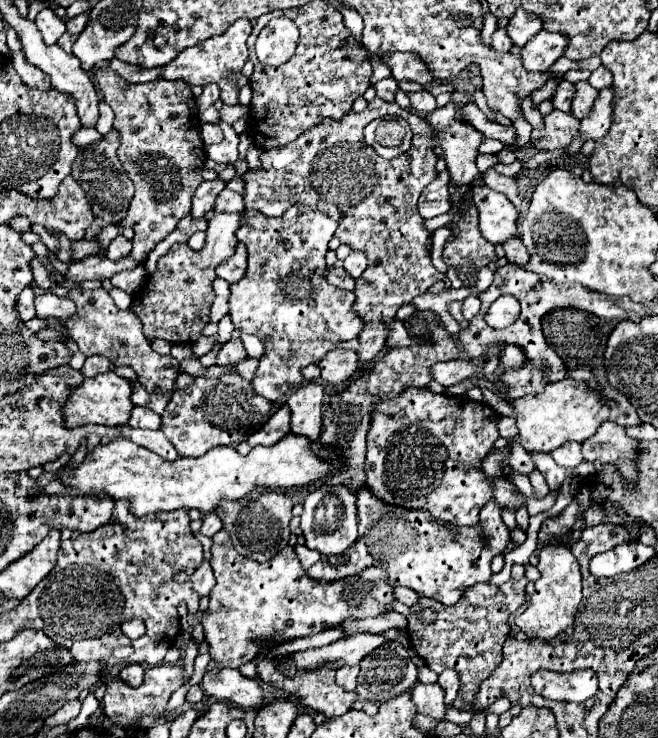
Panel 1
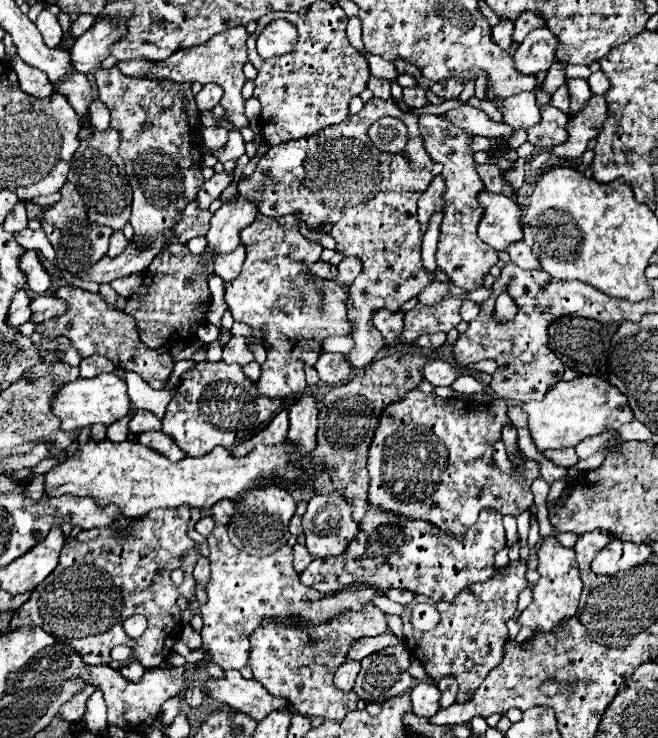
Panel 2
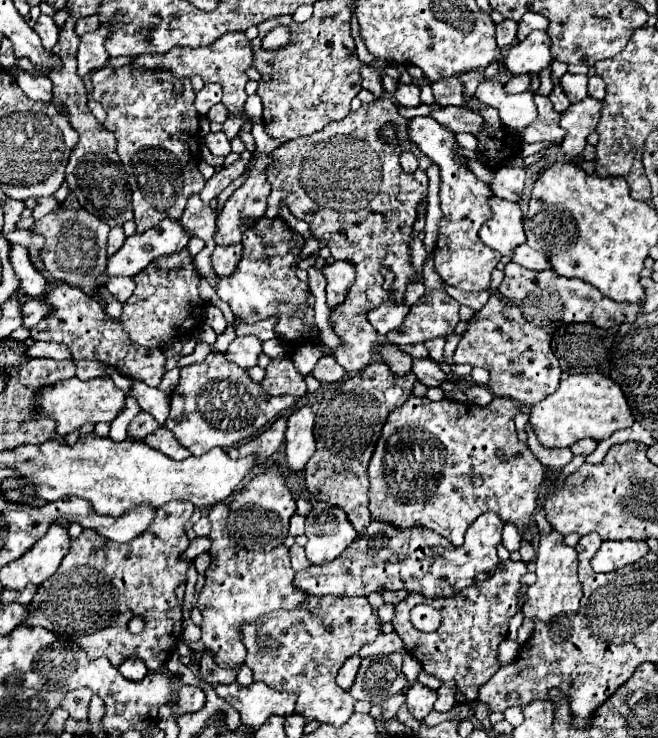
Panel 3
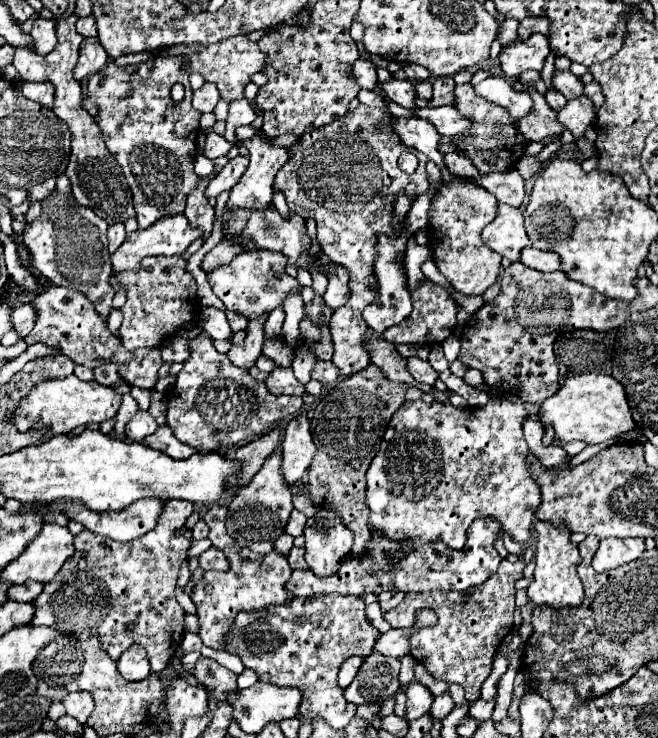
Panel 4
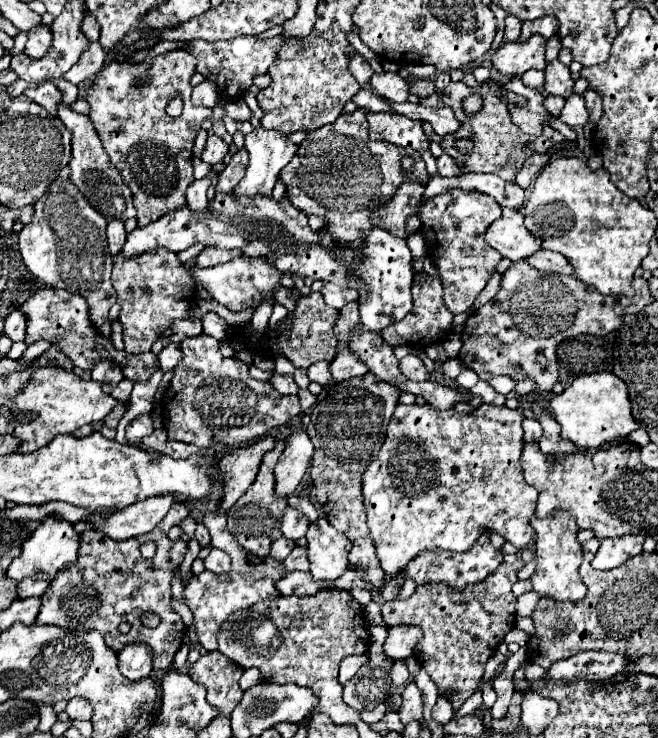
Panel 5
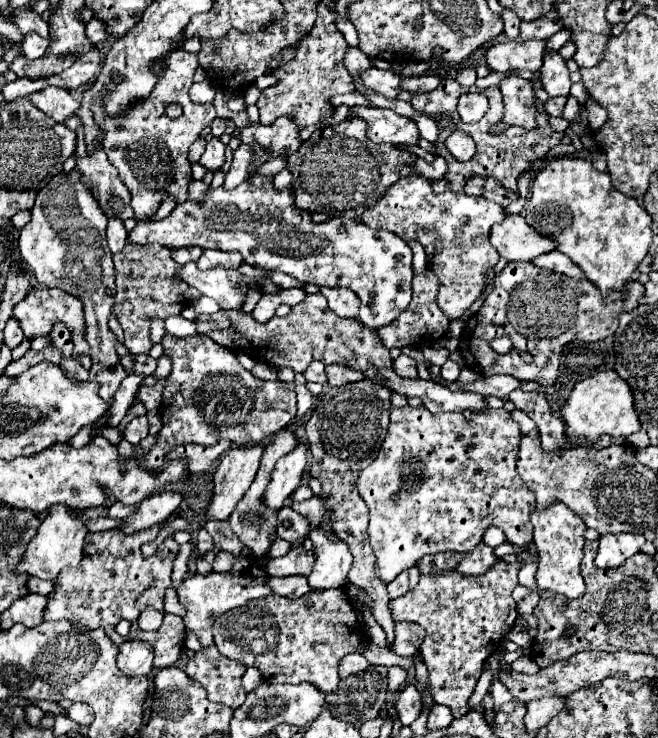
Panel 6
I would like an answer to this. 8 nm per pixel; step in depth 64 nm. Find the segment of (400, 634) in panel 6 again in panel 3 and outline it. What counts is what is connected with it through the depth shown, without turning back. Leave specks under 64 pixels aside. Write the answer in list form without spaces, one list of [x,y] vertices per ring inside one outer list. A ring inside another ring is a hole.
[[[382,632],[372,644],[364,644],[364,648],[360,648],[358,656],[366,658],[366,656],[376,656],[376,654],[388,654],[388,652],[396,652],[400,648],[404,648],[404,644],[396,632],[392,632],[392,634]]]

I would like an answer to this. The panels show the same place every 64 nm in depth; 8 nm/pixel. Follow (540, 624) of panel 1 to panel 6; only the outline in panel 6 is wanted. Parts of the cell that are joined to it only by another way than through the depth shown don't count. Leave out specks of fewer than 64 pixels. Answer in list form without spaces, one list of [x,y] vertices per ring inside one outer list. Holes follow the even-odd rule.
[[[560,502],[552,504],[550,508],[542,512],[532,510],[530,522],[534,526],[534,544],[538,552],[538,572],[536,572],[538,590],[550,590],[556,594],[564,594],[570,600],[584,596],[584,580],[580,576],[580,562],[584,554],[582,534],[586,530],[584,522]]]

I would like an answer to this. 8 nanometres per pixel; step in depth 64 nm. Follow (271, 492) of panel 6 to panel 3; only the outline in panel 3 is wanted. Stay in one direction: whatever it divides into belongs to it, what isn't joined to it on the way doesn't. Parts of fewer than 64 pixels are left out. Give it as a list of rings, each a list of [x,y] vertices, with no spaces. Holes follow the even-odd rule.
[[[302,406],[288,416],[286,430],[286,464],[290,470],[302,470],[316,450],[314,438],[314,412]]]

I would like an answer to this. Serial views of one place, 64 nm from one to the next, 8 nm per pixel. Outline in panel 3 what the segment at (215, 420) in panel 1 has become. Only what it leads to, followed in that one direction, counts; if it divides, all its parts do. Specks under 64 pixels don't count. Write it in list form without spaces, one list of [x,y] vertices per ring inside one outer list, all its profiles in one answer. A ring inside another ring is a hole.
[[[214,350],[204,362],[180,370],[180,384],[172,392],[170,416],[164,422],[164,428],[172,430],[176,440],[194,456],[202,456],[214,446],[230,448],[258,436],[272,420],[278,420],[294,408],[294,402],[294,396],[274,398],[264,394],[260,384],[254,384],[244,368],[228,362],[224,354]]]

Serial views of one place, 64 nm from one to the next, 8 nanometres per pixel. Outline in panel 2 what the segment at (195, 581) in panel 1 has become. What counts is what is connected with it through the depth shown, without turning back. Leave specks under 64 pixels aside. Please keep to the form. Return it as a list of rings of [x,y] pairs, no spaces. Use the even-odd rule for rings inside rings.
[[[200,558],[200,560],[196,562],[196,568],[194,568],[194,580],[196,580],[196,584],[206,586],[206,584],[208,584],[208,576],[210,576],[208,558]]]

